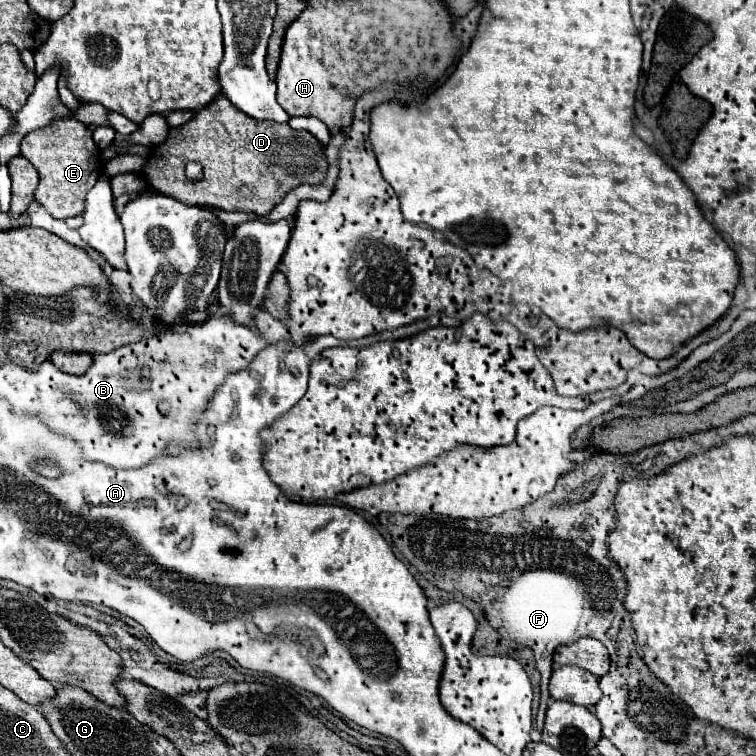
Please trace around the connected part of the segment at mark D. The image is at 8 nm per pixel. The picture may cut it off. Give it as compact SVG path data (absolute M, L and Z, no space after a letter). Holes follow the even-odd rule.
M217 95L217 99L207 107L203 107L191 121L171 129L163 145L157 145L149 151L145 177L151 183L151 187L187 205L217 207L223 211L249 211L259 217L267 217L273 211L273 207L277 207L285 199L285 195L291 189L303 183L307 185L323 183L327 177L327 167L329 163L327 163L325 147L309 131L293 131L287 123L249 119L247 115L241 115L241 111L237 111L229 103L229 99ZM191 161L203 167L203 179L197 183L191 183L185 177L185 165Z

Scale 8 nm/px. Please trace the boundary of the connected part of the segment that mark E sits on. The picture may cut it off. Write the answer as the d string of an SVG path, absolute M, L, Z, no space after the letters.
M73 117L55 119L47 127L27 133L21 141L21 155L25 155L39 173L35 199L55 219L69 219L79 215L87 191L97 183L103 173L101 153L91 139L93 129L93 125L85 125Z

